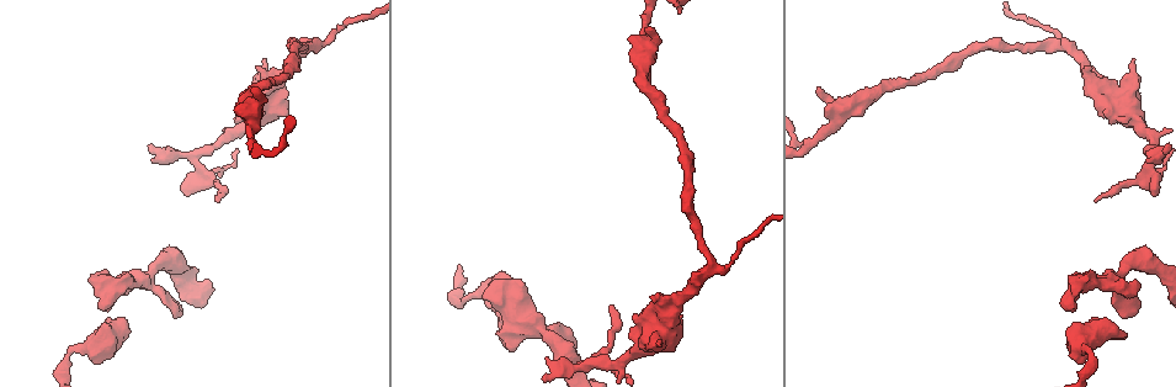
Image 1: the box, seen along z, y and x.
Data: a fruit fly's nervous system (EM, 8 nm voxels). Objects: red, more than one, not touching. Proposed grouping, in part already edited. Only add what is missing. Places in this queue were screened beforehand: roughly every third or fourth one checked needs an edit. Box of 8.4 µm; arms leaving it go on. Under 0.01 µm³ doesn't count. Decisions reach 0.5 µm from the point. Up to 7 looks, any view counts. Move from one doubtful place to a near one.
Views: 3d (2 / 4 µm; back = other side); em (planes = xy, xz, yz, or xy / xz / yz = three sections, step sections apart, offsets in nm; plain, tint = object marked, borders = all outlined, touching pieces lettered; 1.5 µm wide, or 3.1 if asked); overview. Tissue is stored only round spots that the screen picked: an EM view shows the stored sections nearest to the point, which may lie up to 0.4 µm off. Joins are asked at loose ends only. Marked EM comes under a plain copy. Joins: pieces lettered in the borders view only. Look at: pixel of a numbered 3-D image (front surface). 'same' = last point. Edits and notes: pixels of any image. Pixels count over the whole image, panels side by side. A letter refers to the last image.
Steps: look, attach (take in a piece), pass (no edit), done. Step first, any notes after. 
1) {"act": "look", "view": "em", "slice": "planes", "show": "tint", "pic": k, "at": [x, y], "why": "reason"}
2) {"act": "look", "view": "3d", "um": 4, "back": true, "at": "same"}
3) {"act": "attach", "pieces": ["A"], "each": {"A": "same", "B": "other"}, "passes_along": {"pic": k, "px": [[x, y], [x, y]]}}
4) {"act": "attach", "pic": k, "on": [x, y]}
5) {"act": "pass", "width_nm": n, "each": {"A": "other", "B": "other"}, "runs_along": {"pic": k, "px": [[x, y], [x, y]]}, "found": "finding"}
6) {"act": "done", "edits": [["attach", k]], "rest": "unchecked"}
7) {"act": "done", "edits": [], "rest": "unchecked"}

{"act": "look", "view": "3d", "um": 4, "pic": 1, "at": [519, 281], "why": "free end"}

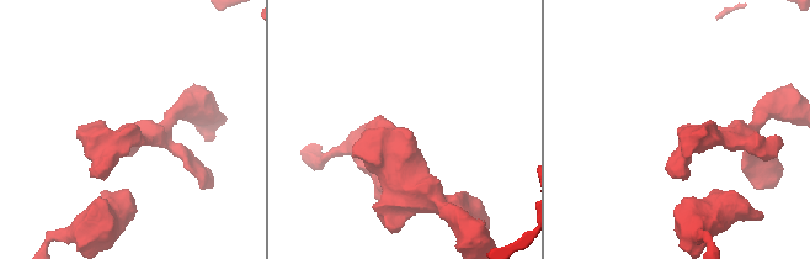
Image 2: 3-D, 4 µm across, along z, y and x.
{"act": "look", "view": "em", "slice": "planes", "show": "borders", "pic": 2, "at": [402, 128], "why": "need the tissue"}

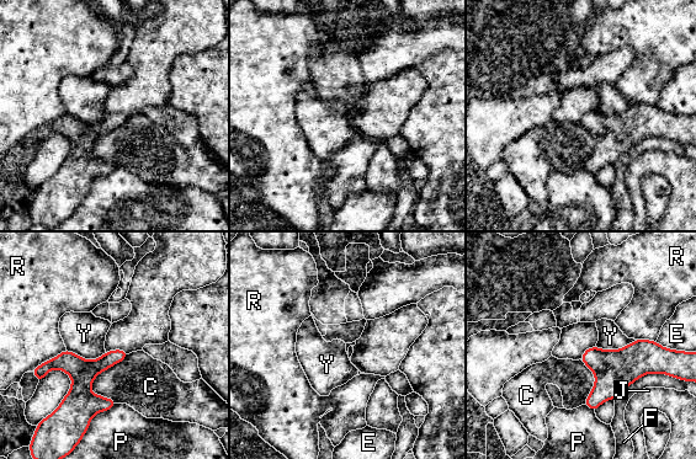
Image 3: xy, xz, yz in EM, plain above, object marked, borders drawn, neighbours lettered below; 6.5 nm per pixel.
{"act": "pass", "longest_contact_nm": ["F", 400], "each": {"C": "other", "E": "other", "F": "other", "J": "other", "P": "other", "R": "other", "Y": "other"}, "border": {"pic": 3, "px": [[128, 355], [100, 372], [89, 390]]}, "found": "no lettered piece goes on from it"}

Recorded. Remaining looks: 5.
{"act": "look", "view": "em", "slice": "planes", "show": "borders", "pic": 1, "at": [1122, 316]}

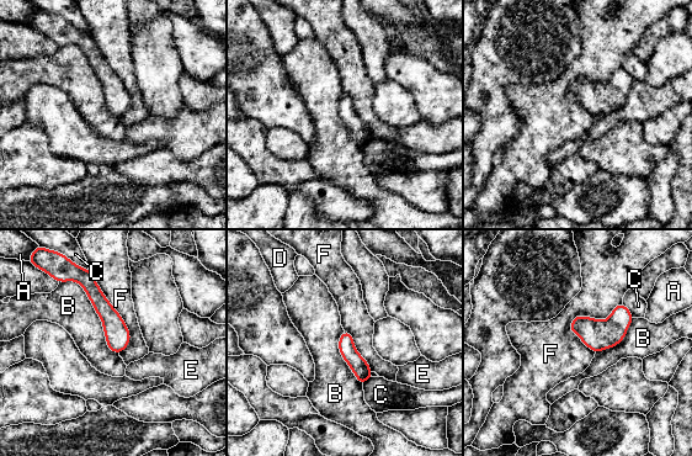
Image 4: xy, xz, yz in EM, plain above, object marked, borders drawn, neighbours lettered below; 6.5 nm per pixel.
{"act": "pass", "each": {"A": "other", "B": "other", "C": "other", "D": "other", "E": "other", "F": "other"}, "runs_along": {"pic": 4, "px": [[89, 279], [113, 323], [118, 349]]}, "found": "no lettered piece goes on from it"}

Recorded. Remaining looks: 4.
{"act": "look", "view": "3d", "um": 2, "pic": 1, "at": [1133, 60], "why": "branch stops here"}

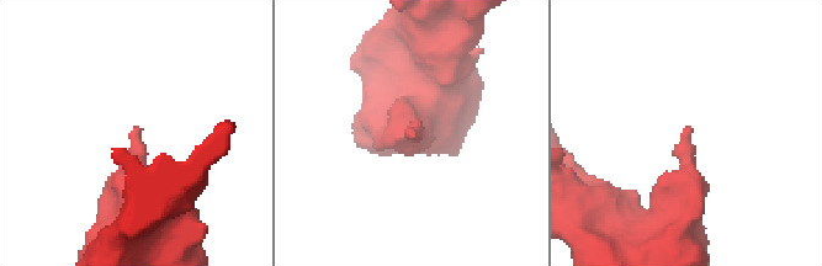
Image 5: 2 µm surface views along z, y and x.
{"act": "look", "view": "em", "slice": "xz", "step": 4, "show": "tint", "pic": 5, "at": [689, 129], "why": "shape alone is not enough"}

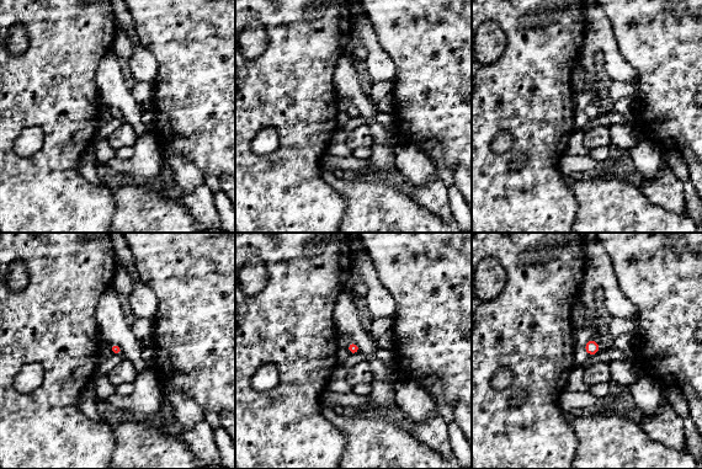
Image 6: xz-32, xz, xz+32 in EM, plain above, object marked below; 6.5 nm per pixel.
{"act": "look", "view": "em", "slice": "planes", "show": "borders", "at": "same"}

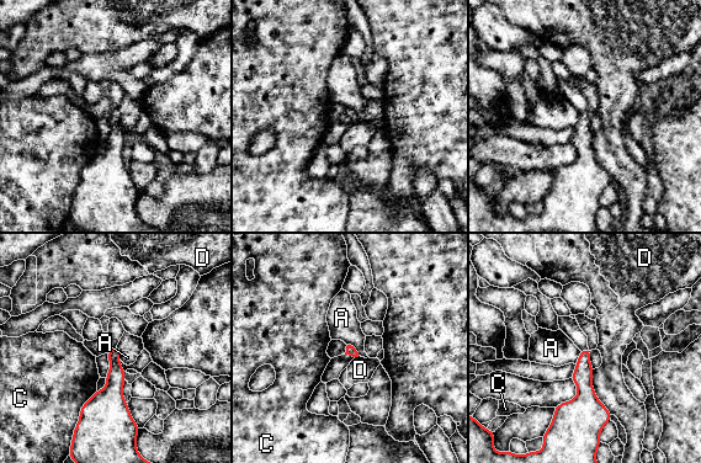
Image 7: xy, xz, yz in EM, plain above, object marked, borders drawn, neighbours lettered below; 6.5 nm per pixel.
{"act": "pass", "each": {"A": "other", "C": "other", "D": "other"}, "border": {"pic": 7, "px": [[348, 344], [359, 355]]}, "found": "no lettered piece goes on from it"}

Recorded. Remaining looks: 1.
{"act": "done", "edits": [], "rest": "unchecked"}

